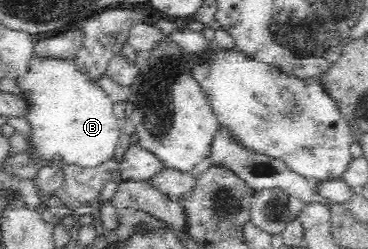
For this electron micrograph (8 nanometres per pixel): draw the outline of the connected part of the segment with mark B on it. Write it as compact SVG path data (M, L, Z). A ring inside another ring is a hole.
M46 60L31 67L26 80L22 80L22 89L30 94L24 96L32 103L32 114L27 118L33 130L33 137L29 139L37 152L31 153L35 159L46 159L48 164L79 164L80 166L98 166L100 162L110 159L114 155L120 135L123 133L122 120L114 116L114 104L106 94L104 88L90 83L84 74L75 70L72 61Z

